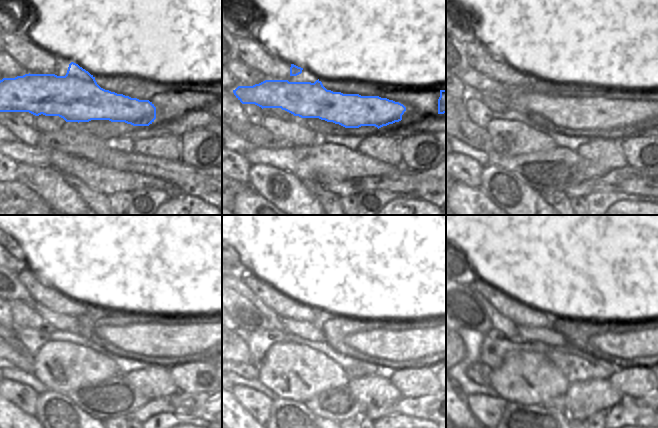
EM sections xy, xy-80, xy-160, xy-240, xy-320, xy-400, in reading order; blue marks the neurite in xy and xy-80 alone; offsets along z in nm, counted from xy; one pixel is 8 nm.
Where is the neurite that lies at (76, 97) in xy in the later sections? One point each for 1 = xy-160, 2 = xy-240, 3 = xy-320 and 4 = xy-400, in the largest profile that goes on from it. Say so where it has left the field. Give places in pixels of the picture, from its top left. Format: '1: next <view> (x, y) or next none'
1: next xy-160 (593, 111)
2: next xy-240 (159, 338)
3: next xy-320 (421, 343)
4: next xy-400 (649, 342)

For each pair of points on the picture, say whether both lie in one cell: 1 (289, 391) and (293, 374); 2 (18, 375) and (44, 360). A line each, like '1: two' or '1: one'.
1: one
2: two

